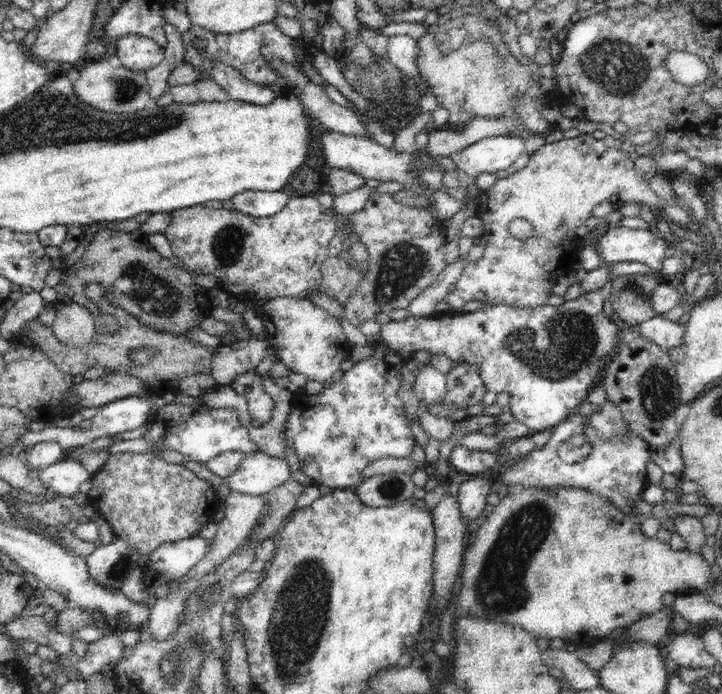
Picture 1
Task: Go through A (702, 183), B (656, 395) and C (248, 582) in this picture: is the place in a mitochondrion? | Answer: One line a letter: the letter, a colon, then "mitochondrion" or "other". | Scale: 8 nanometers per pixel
A: other
B: mitochondrion
C: other

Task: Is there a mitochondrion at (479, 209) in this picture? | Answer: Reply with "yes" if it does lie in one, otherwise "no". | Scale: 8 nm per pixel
no

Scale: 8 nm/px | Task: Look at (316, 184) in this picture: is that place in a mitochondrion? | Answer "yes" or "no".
yes

